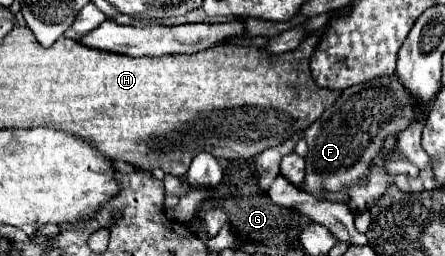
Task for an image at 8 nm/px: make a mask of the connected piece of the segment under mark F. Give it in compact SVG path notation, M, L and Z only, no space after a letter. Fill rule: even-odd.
M388 77L388 79L376 79L376 81L370 81L370 83L364 83L364 85L356 85L356 87L348 87L342 91L342 95L338 97L338 101L330 107L330 111L324 111L320 119L316 119L306 131L304 131L304 139L308 143L308 155L306 155L306 179L304 179L304 187L314 193L314 197L322 199L320 197L320 189L326 187L328 191L338 191L346 185L354 185L360 177L366 177L366 185L352 191L350 193L350 201L348 201L348 207L354 211L354 213L362 213L362 211L368 211L376 199L380 195L386 193L388 185L394 181L398 185L400 191L404 193L420 193L423 191L423 182L420 176L418 177L406 177L406 175L396 175L392 177L390 173L382 173L382 171L372 171L370 163L372 159L380 153L382 149L382 141L386 135L396 135L400 133L402 129L406 129L414 119L416 119L416 111L412 109L414 107L414 101L410 99L410 95L406 93L406 89L402 87L402 83L396 79L396 77Z

